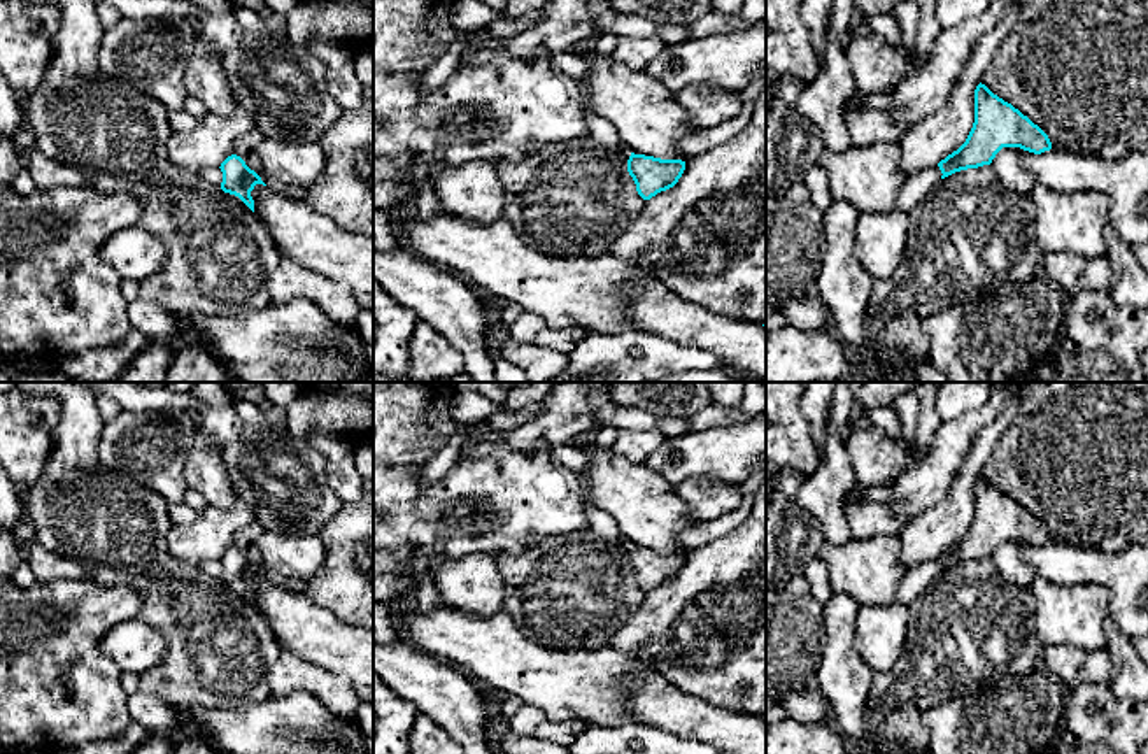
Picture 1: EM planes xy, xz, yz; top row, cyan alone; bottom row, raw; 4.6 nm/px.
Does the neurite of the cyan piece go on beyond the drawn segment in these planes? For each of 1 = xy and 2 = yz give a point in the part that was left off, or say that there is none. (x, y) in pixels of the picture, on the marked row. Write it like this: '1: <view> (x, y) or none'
1: none
2: none

